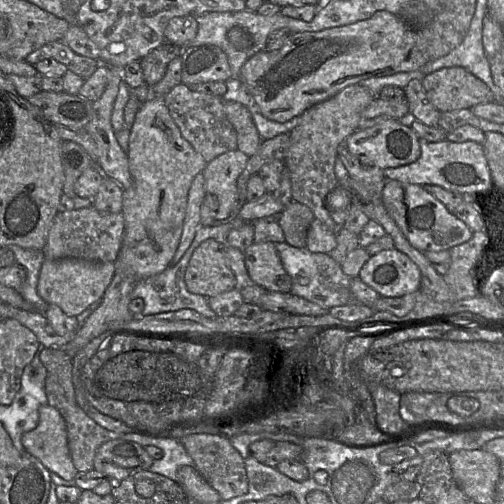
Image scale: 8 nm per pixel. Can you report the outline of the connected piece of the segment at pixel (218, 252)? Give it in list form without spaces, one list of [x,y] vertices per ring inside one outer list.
[[[207,239],[193,252],[185,271],[189,292],[206,298],[235,288],[235,275],[228,266],[224,241]]]

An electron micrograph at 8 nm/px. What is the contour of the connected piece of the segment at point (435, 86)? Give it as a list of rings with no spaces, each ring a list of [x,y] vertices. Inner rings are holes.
[[[462,67],[441,68],[422,77],[425,93],[440,112],[471,109],[495,100],[491,89]]]

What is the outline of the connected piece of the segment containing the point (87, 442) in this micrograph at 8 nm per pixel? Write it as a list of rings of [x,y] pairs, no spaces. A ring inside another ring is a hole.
[[[48,375],[45,380],[45,393],[48,404],[59,411],[67,427],[67,440],[73,464],[78,472],[89,472],[94,469],[94,458],[98,448],[104,443],[124,438],[127,433],[117,433],[107,430],[93,421],[77,403],[70,402],[56,377]]]

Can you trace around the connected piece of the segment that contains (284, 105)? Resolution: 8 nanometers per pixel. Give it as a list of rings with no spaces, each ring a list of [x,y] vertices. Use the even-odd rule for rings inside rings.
[[[380,10],[366,20],[349,25],[291,34],[280,49],[262,50],[250,57],[241,68],[240,80],[267,119],[284,123],[350,85],[371,77],[417,71],[427,63],[418,49],[418,30],[408,25],[399,15]]]

